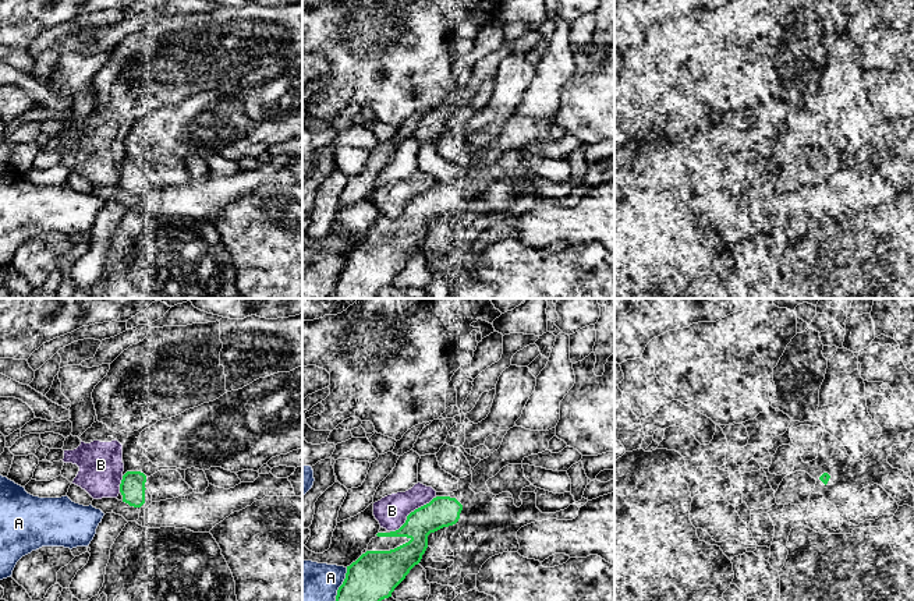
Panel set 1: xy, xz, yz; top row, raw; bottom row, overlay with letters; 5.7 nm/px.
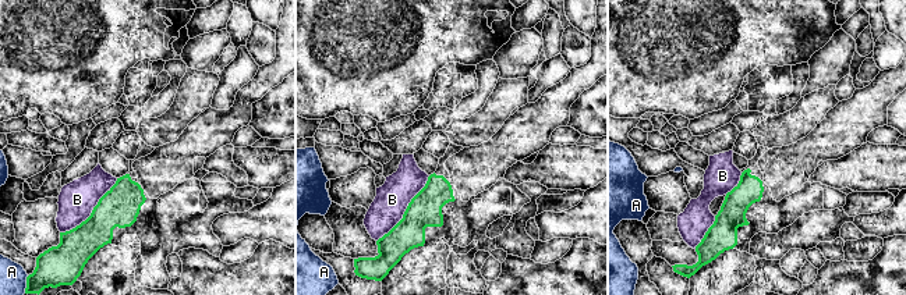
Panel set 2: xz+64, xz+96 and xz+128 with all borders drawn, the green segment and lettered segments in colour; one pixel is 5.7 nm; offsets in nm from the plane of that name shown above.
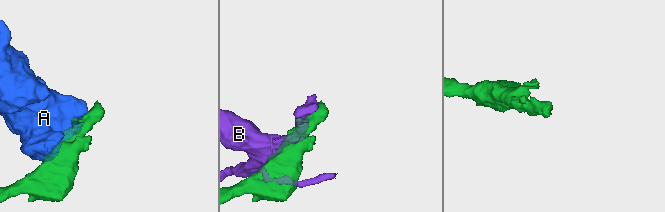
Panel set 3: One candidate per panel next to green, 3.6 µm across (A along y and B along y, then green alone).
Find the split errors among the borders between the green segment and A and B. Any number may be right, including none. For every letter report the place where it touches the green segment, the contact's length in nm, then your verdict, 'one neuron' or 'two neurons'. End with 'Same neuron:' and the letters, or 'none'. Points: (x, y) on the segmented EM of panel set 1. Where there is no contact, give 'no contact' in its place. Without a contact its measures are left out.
A: xz (342, 584) | 200 nm | two neurons
B: xz (411, 512) | 340 nm | two neurons
Same neuron: none

